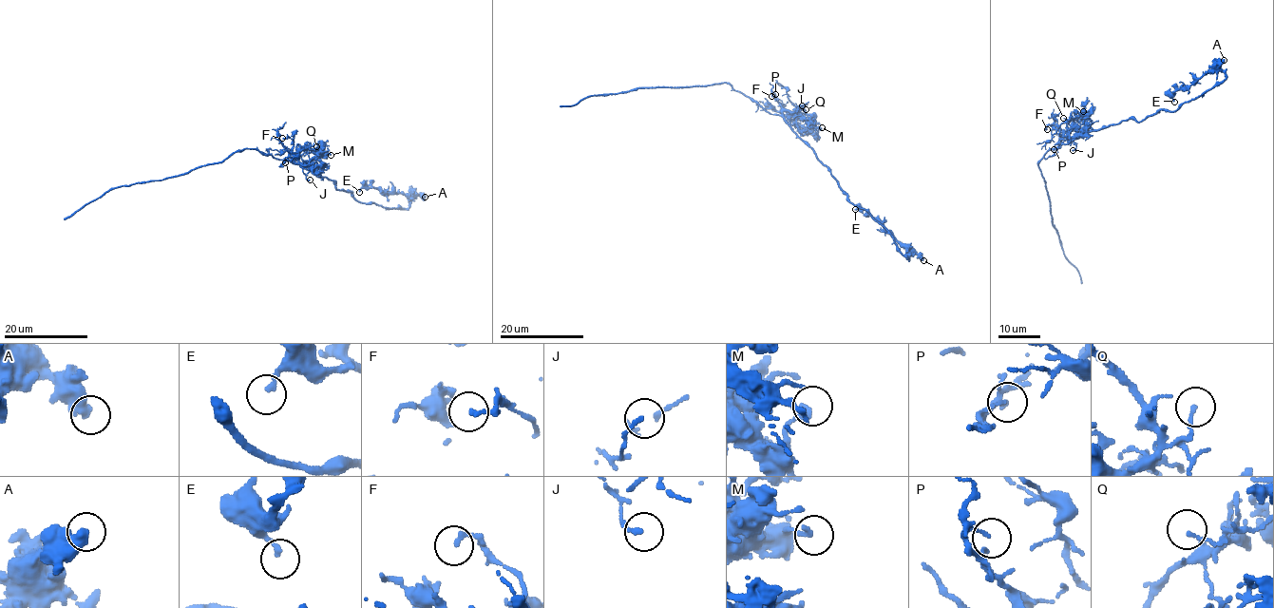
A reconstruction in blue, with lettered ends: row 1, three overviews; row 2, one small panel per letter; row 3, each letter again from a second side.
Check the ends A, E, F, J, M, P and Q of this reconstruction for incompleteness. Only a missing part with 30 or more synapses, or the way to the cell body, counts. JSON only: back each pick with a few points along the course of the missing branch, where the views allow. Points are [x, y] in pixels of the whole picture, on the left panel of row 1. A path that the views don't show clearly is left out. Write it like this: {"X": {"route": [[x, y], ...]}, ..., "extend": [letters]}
{"extend": []}

